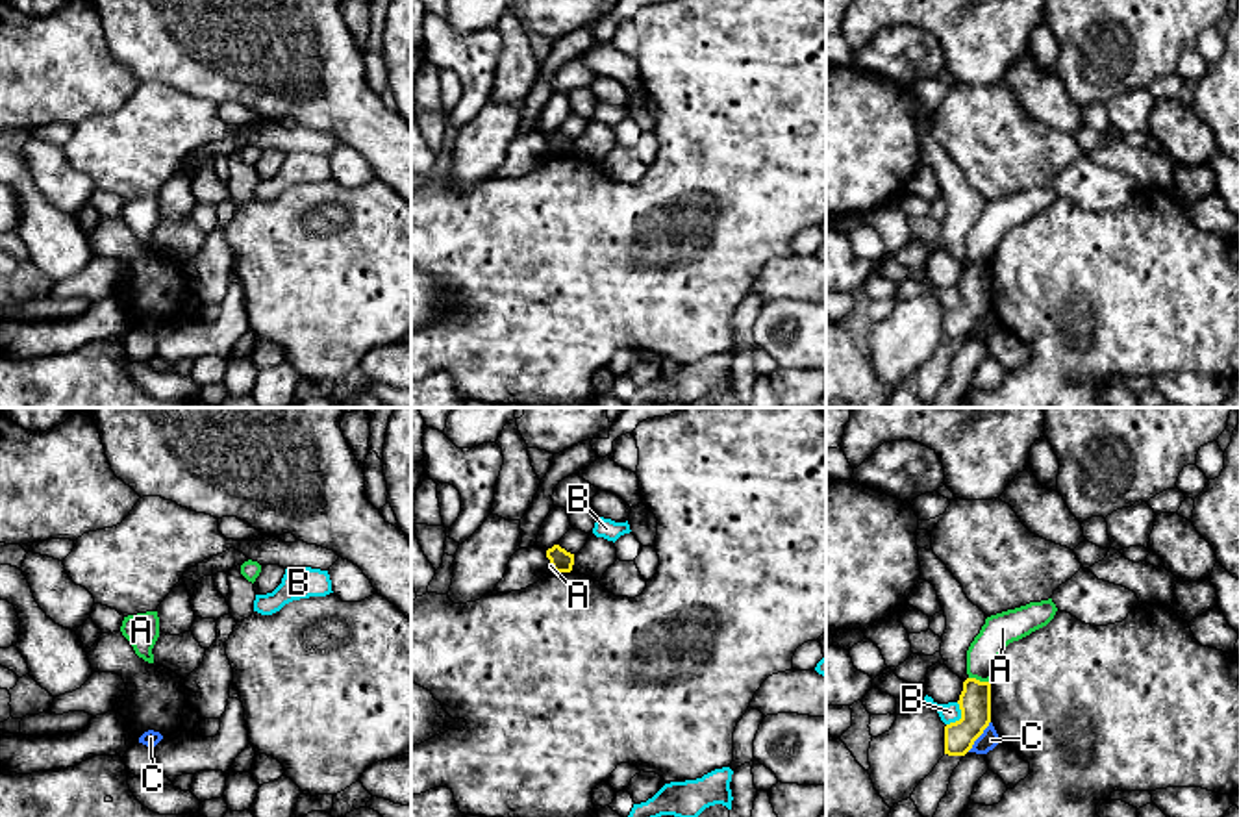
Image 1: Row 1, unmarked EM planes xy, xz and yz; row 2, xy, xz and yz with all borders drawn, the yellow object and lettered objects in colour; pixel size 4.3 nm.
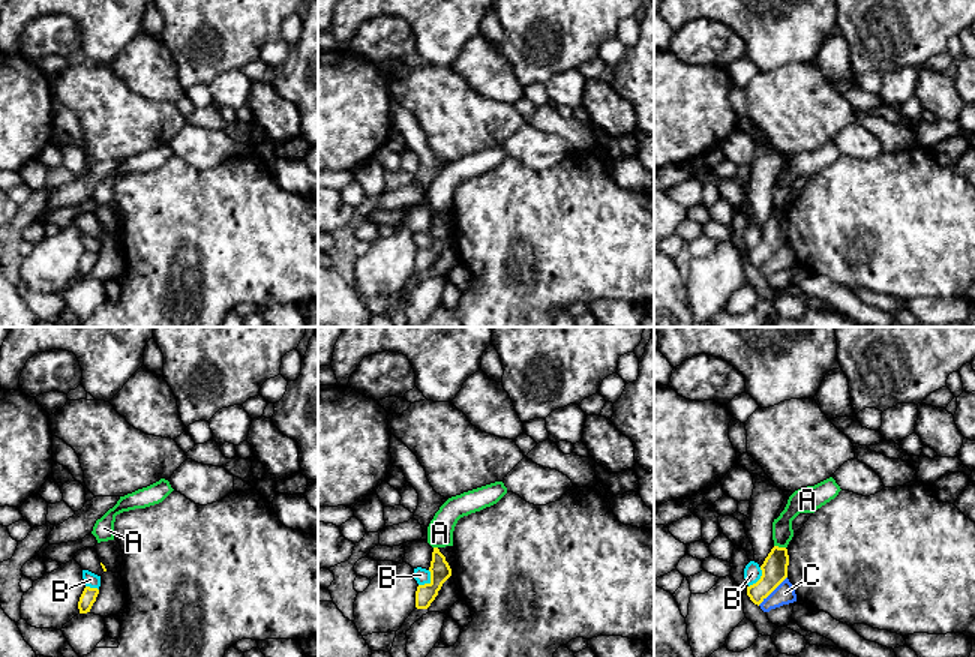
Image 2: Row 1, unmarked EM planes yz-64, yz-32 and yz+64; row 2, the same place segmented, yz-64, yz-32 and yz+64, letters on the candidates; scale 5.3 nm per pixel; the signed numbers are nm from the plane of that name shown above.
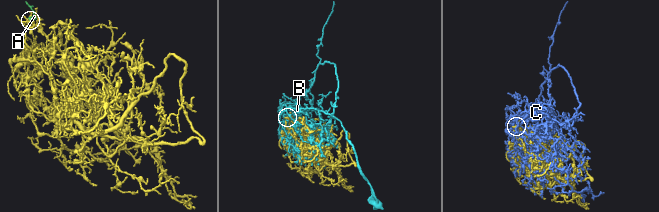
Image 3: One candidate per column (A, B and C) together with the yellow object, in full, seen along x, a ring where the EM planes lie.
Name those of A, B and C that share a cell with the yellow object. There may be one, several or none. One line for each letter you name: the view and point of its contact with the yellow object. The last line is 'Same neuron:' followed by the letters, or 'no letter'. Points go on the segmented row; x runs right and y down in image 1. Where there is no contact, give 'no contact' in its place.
Same neuron: no letter

